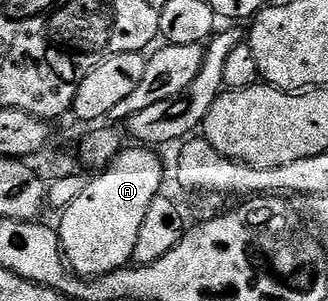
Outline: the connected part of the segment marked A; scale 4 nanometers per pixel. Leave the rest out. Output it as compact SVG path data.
M132 145L121 150L115 161L99 172L85 192L62 211L58 226L62 254L77 275L105 275L133 262L146 213L161 194L164 178L161 156L147 146Z

